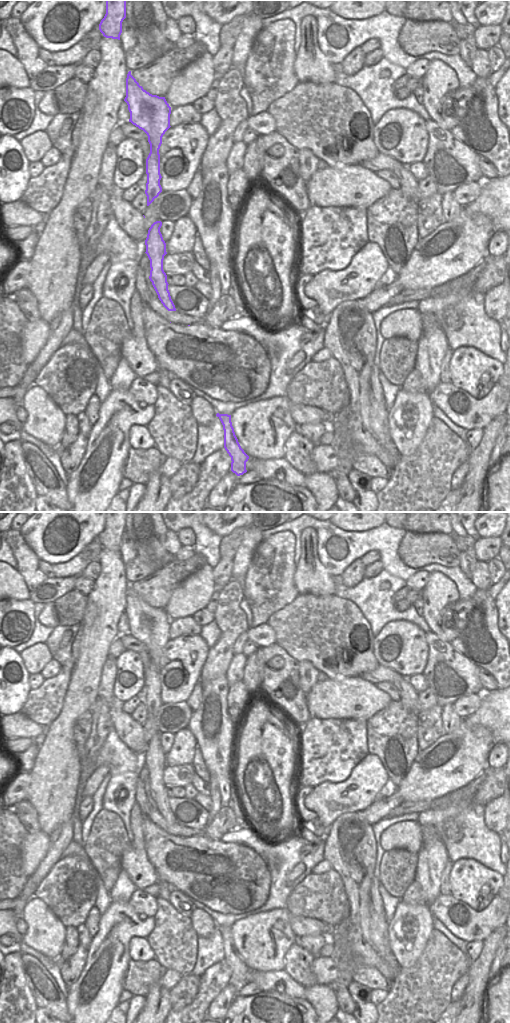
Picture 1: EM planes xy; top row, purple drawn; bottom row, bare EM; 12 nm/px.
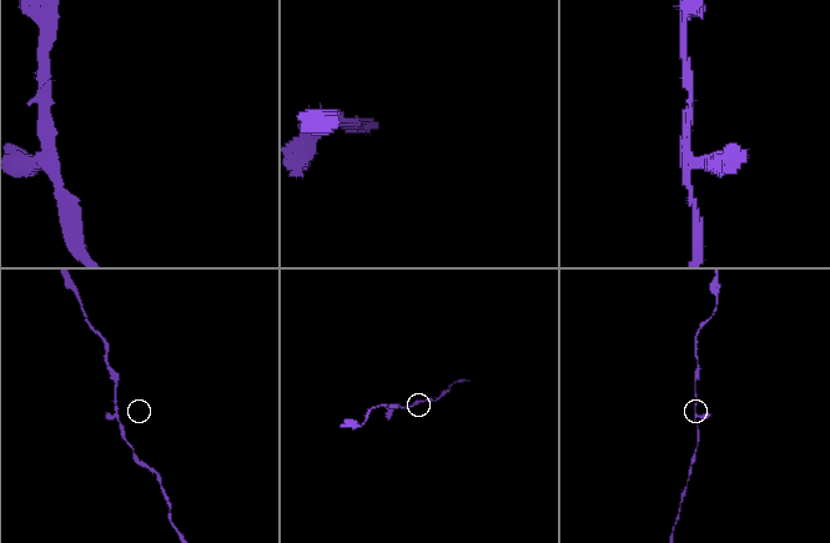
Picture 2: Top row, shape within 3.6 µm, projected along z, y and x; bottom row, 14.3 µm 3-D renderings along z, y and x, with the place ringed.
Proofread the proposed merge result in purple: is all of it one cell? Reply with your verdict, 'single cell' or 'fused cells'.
fused cells

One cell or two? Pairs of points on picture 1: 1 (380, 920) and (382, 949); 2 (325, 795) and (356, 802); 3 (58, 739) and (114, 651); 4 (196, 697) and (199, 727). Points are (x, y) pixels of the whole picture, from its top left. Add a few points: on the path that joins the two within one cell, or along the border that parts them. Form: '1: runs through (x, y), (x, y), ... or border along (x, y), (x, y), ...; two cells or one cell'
1: runs through (380, 927), (380, 942); one cell
2: runs through (333, 798), (348, 798); one cell
3: border along (119, 635), (111, 644), (107, 655); two cells
4: border along (203, 687), (201, 702), (193, 711); two cells

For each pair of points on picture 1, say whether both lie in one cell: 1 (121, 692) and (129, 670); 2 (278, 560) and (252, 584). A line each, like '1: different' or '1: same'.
1: same
2: same

